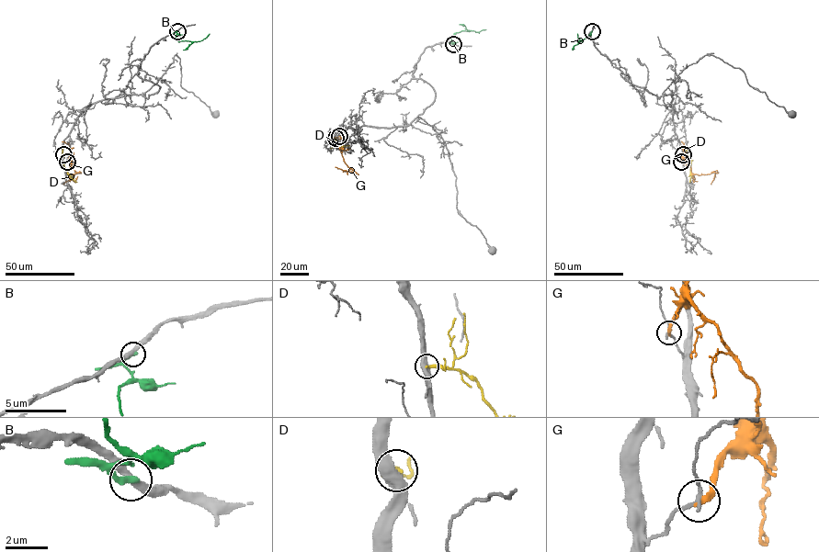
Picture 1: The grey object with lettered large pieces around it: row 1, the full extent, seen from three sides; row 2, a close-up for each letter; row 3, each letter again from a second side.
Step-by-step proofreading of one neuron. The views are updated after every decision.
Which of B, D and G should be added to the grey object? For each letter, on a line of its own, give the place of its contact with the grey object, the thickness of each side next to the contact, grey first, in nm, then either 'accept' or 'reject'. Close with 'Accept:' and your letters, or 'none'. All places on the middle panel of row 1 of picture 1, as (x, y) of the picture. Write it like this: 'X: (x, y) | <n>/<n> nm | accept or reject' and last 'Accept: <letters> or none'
B: (453, 44) | 300/360 nm | reject
D: (335, 138) | 550/280 nm | reject
G: (339, 136) | 180/280 nm | reject
Accept: none

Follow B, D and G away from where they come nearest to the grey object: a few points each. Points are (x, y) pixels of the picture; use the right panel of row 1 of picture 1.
B: (592, 31), (578, 41), (577, 33)
D: (682, 154), (691, 161), (689, 182)
G: (681, 162), (684, 158), (694, 174), (717, 173), (710, 184)

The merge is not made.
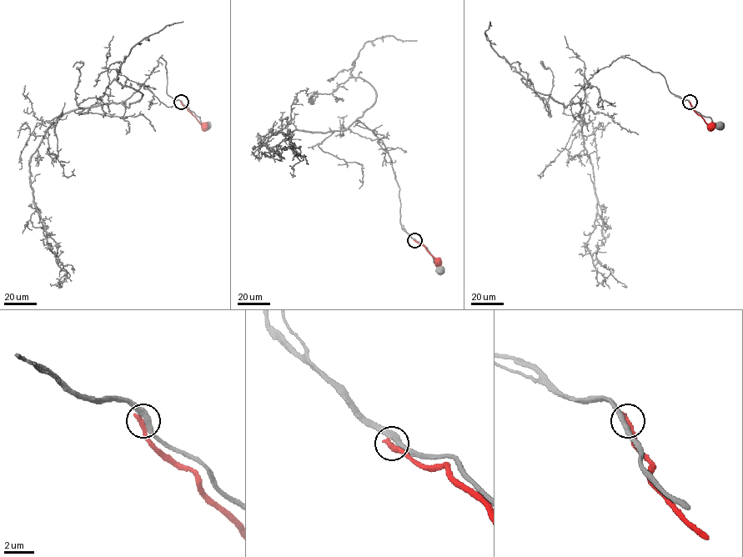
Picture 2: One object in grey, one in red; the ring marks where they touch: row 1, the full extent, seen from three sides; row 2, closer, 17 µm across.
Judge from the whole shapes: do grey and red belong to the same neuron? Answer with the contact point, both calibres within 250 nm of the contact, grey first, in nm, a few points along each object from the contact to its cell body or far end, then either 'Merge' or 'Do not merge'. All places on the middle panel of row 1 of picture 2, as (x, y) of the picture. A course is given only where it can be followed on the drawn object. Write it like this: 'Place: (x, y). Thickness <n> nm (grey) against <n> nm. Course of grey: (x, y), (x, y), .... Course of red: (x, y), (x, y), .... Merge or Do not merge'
Place: (414, 240). Thickness 360 nm (grey) against 380 nm. Course of grey: (414, 240), (426, 248), (439, 268). Course of red: (414, 240), (437, 262). Do not merge

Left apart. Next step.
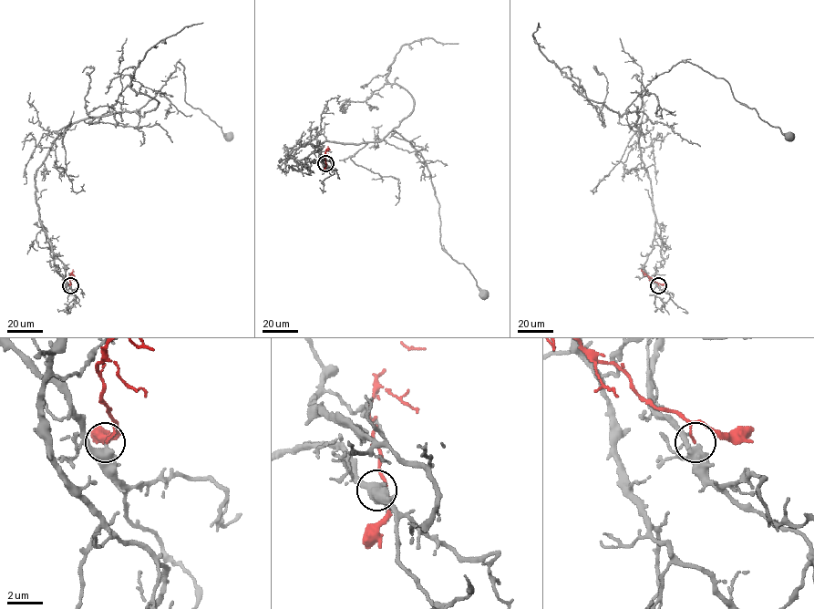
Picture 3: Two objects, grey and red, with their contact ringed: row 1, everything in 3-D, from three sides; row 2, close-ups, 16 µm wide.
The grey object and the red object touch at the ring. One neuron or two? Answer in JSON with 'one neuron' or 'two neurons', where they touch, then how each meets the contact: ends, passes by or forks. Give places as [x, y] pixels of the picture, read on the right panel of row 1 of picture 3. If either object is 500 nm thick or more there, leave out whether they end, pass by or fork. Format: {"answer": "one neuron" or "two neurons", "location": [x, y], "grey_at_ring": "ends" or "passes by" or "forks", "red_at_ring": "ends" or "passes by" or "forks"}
{"answer": "two neurons", "location": [658, 285], "grey_at_ring": "passes by", "red_at_ring": "ends"}

